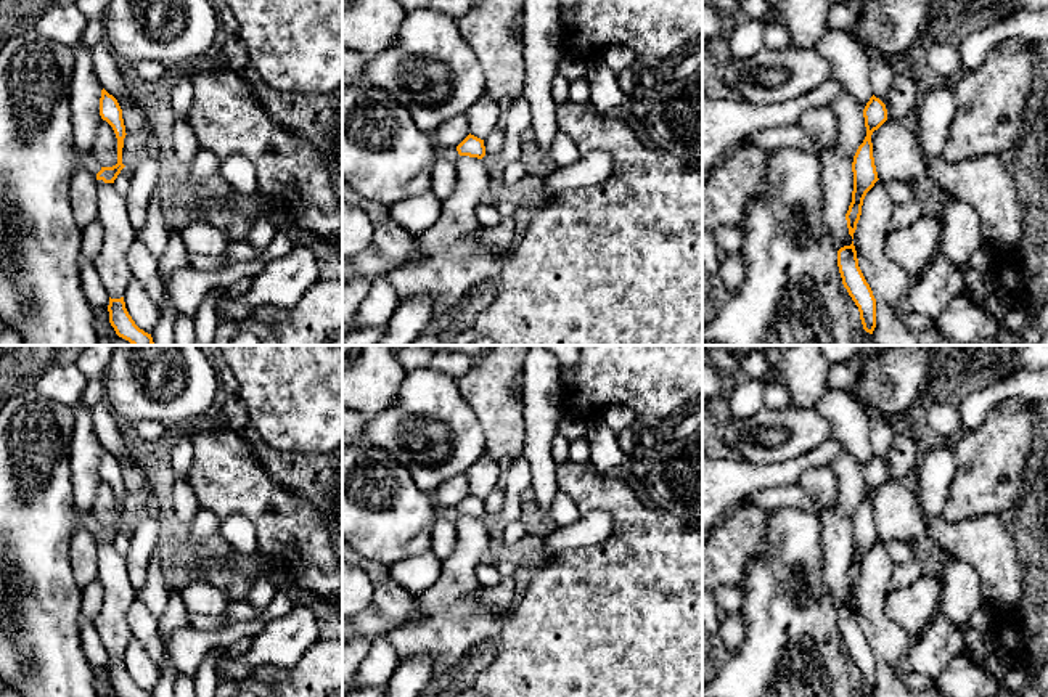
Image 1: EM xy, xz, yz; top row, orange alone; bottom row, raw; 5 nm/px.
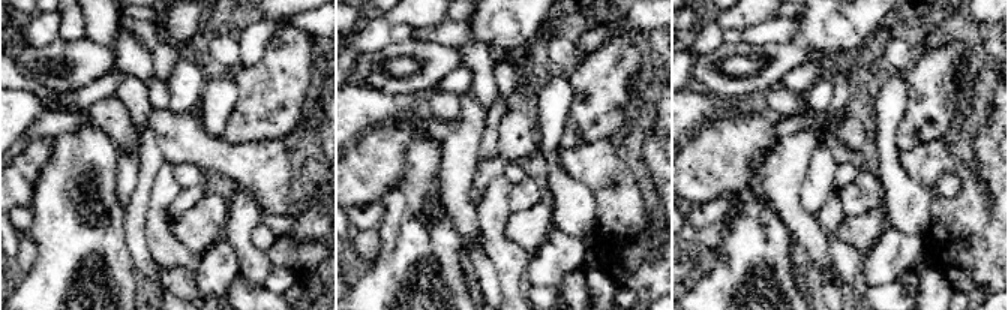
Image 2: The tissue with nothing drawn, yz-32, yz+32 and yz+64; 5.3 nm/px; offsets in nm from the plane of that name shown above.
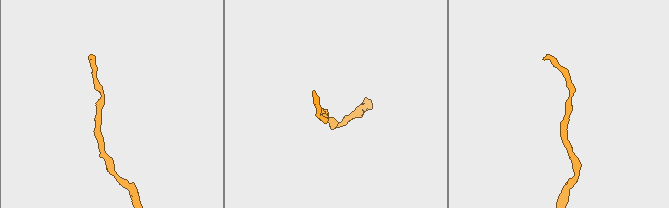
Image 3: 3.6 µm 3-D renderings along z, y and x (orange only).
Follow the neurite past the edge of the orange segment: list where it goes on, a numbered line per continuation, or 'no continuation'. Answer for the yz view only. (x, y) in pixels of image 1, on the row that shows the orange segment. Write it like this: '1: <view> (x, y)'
no continuation

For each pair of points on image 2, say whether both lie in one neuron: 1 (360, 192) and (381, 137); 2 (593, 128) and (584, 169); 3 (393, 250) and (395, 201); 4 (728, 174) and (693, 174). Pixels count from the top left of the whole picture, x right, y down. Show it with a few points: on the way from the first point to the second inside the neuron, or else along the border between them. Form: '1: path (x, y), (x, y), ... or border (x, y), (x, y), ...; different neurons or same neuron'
1: path (360, 178), (381, 150); same neuron
2: border (608, 140), (561, 147); different neurons
3: path (395, 238), (395, 213); same neuron
4: path (719, 174), (702, 174); same neuron

